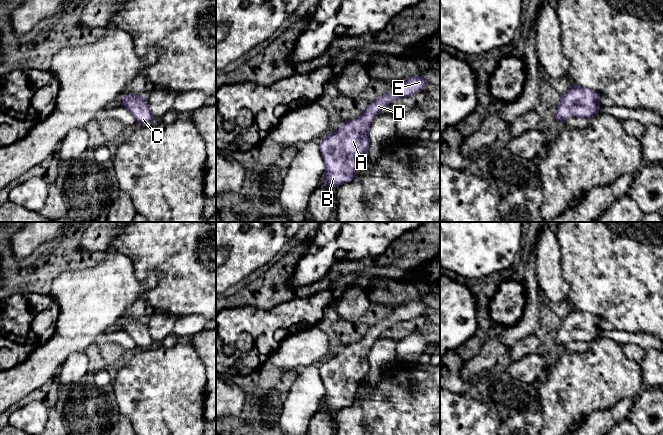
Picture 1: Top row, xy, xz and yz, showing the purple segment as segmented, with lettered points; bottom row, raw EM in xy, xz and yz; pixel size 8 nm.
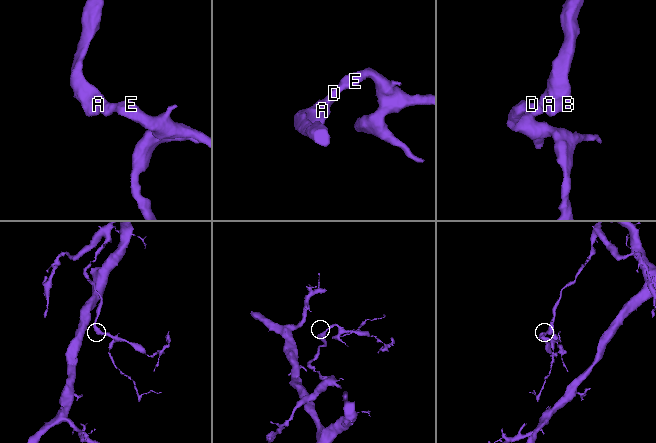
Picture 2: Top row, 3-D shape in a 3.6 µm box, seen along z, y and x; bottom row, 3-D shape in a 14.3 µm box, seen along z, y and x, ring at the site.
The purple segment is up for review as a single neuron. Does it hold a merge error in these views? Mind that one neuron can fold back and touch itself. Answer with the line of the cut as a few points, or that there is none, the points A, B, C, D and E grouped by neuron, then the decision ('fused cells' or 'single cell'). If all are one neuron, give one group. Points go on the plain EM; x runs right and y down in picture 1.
cut none; groups A B C D E; single cell

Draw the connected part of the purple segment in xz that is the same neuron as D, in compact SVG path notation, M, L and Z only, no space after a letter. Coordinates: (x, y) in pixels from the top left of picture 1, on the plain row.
M427 298L408 301L392 308L391 314L368 329L359 342L345 344L338 354L323 361L318 368L326 389L322 406L332 413L351 406L356 400L360 383L367 378L370 370L370 349L381 338L381 334L397 322L426 314L428 308Z

